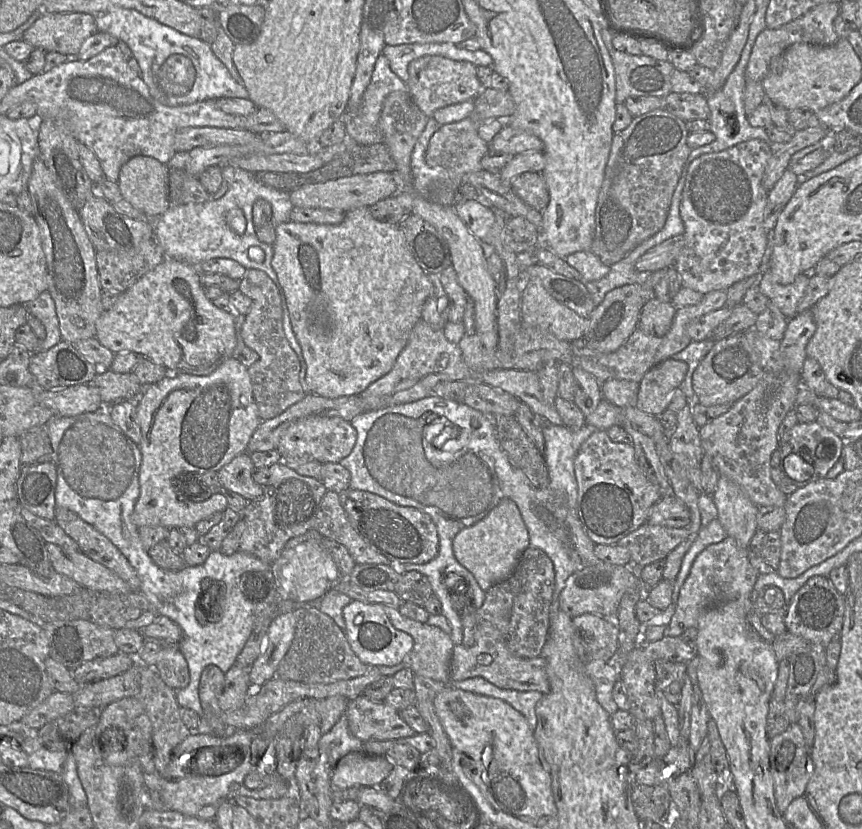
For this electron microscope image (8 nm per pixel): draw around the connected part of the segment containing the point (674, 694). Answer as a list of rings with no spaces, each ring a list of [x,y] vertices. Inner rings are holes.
[[[658,660],[654,662],[655,686],[671,704],[677,706],[682,698],[682,689],[687,674],[685,663]]]

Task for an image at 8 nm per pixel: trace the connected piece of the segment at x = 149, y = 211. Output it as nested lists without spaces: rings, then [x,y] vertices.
[[[137,155],[120,169],[117,181],[124,200],[147,217],[158,218],[170,207],[169,169],[150,156]]]

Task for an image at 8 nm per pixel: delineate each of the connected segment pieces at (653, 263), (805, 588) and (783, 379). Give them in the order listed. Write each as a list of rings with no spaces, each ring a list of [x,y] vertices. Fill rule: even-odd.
[[[683,234],[671,237],[643,254],[636,261],[635,269],[641,273],[653,273],[674,266],[683,246]]]
[[[813,576],[811,577],[793,596],[790,604],[786,608],[784,623],[787,631],[804,638],[810,643],[820,644],[826,647],[836,636],[840,636],[843,627],[845,610],[845,599],[833,586],[829,577]]]
[[[810,309],[789,319],[780,345],[783,370],[775,374],[765,372],[758,384],[733,403],[725,414],[699,429],[703,453],[712,458],[721,476],[738,484],[758,507],[785,507],[788,498],[771,478],[770,460],[778,447],[779,426],[787,413],[796,408],[796,397],[802,388],[803,364],[807,358],[806,346],[815,331],[816,323]]]

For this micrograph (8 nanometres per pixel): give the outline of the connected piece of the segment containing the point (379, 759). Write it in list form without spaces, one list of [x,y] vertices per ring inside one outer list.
[[[353,751],[343,756],[331,774],[336,789],[352,787],[378,787],[391,773],[395,764],[386,755],[370,755]]]

